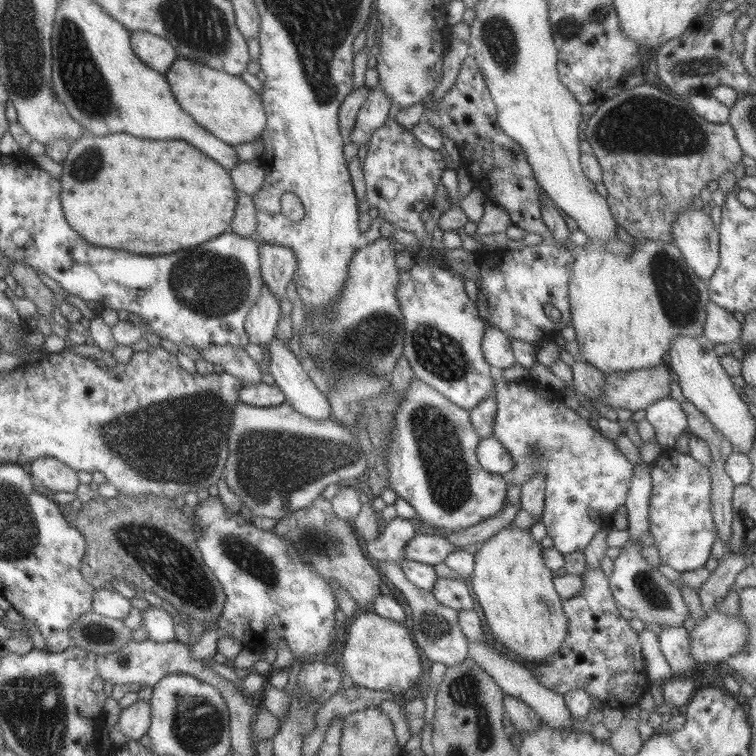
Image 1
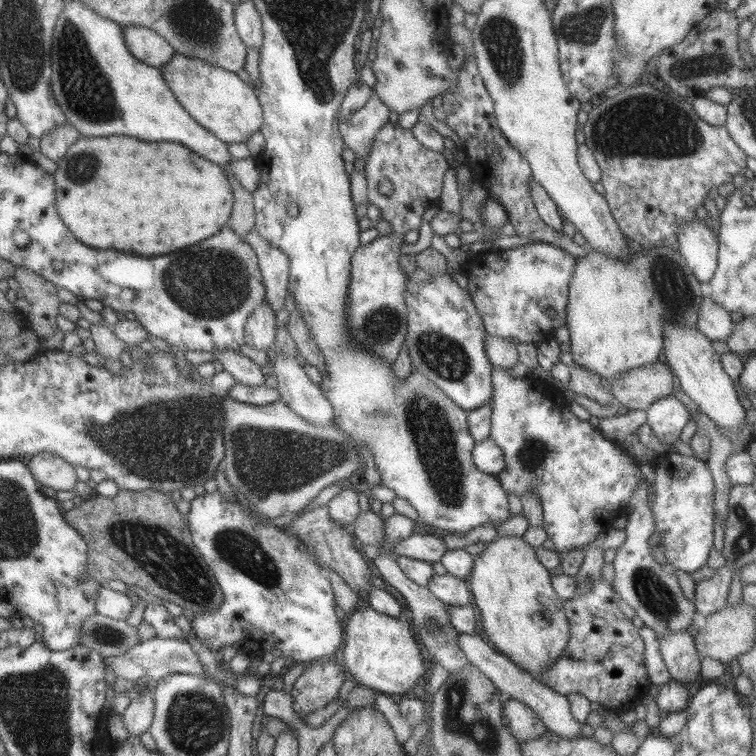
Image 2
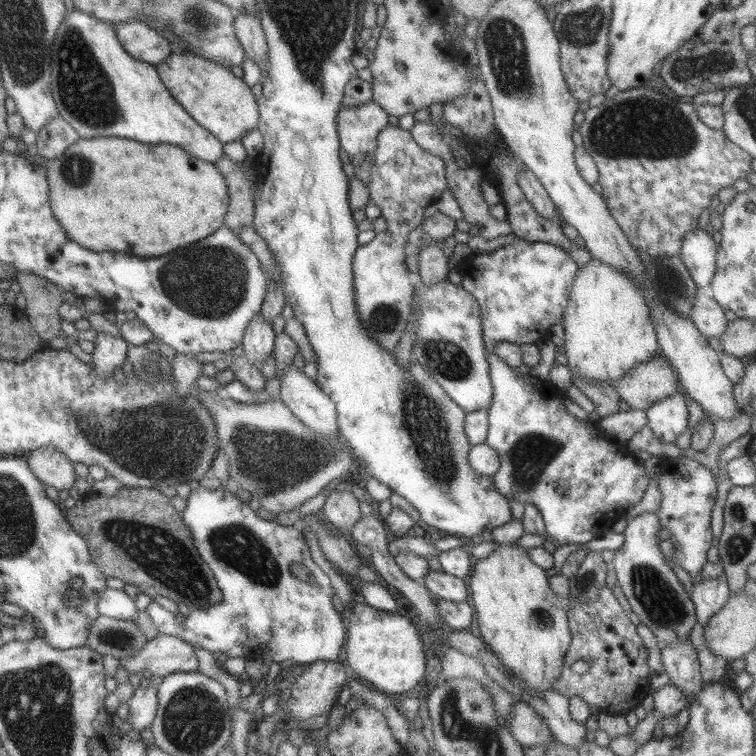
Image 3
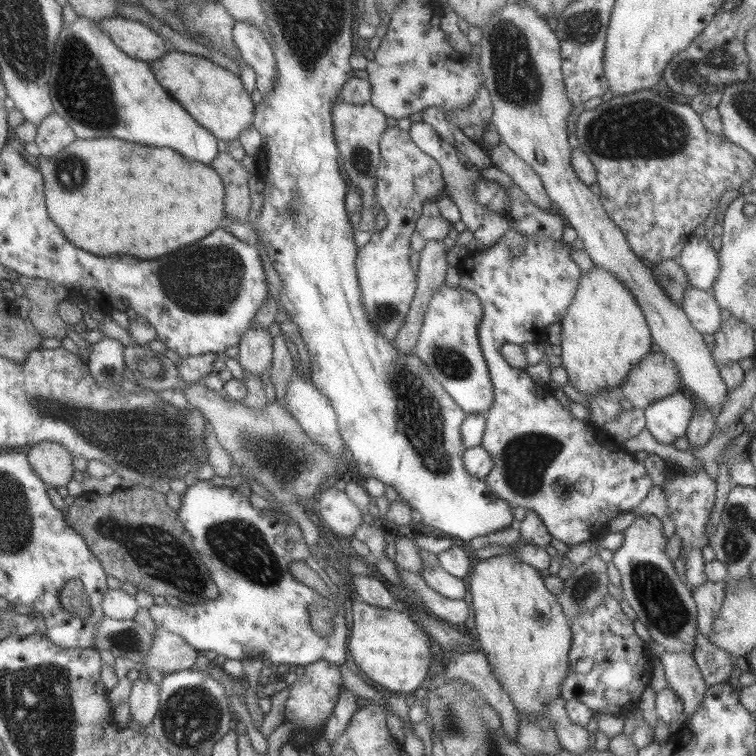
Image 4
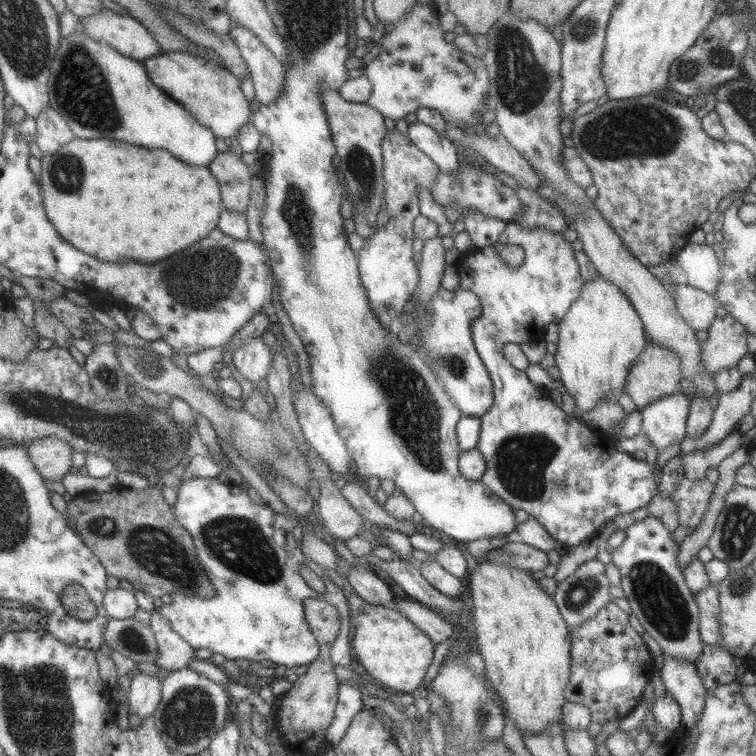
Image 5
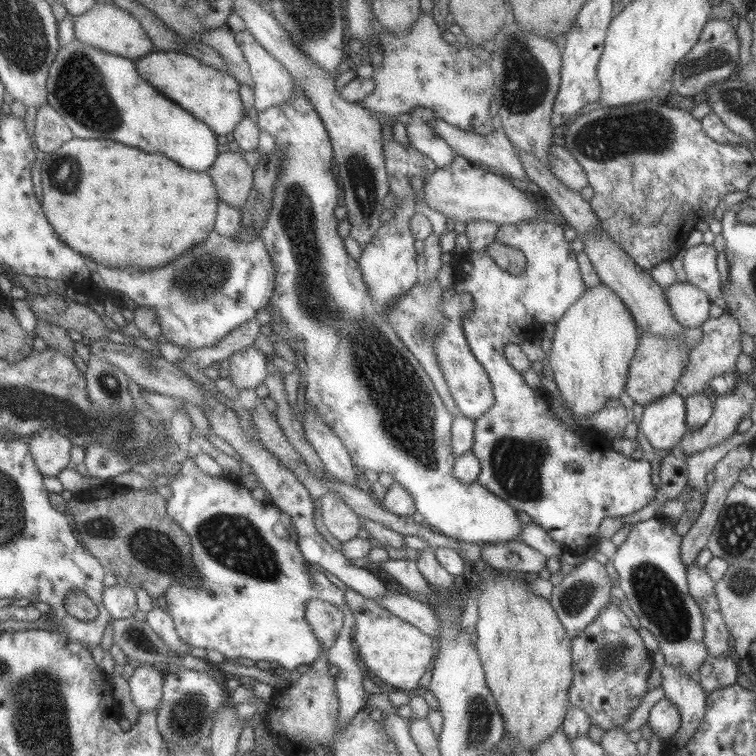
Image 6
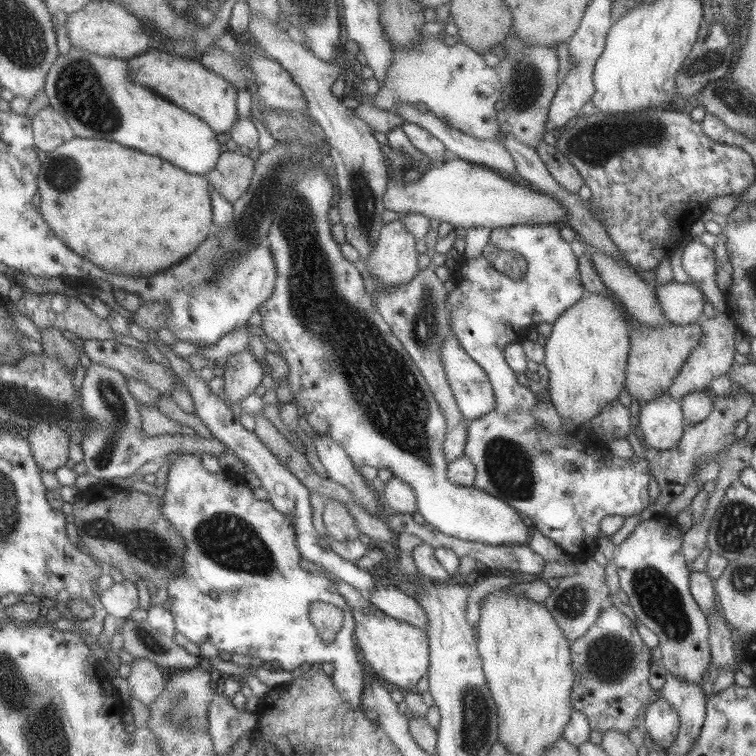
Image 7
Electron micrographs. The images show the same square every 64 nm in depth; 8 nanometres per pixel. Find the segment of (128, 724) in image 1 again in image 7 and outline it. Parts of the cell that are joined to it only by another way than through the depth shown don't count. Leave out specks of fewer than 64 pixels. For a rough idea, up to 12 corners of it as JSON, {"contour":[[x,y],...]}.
{"contour":[[141,657],[126,677],[130,696],[149,706],[165,681],[155,663]]}

